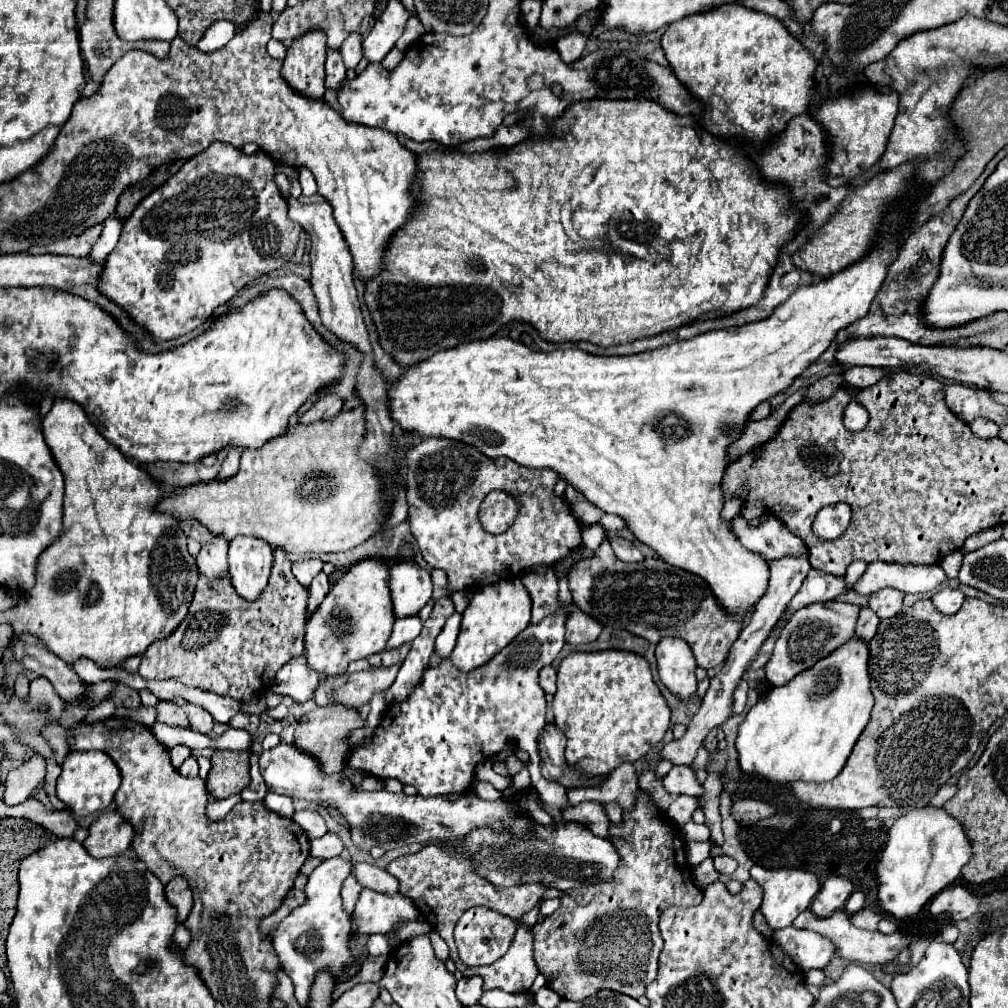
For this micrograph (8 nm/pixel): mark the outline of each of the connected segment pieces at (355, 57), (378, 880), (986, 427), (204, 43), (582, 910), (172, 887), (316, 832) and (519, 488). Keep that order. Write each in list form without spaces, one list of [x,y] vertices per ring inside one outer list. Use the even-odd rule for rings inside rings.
[[[351,34],[349,38],[345,38],[345,42],[343,42],[339,52],[341,52],[343,62],[345,62],[347,68],[355,68],[359,64],[359,60],[363,58],[361,40],[363,40],[363,36],[359,36],[359,34]]]
[[[369,862],[355,864],[353,872],[355,872],[355,876],[357,876],[357,880],[363,888],[371,888],[371,890],[377,890],[377,892],[387,894],[387,896],[401,894],[399,884],[395,882],[395,878],[387,870],[379,868],[375,864],[369,864]]]
[[[975,418],[969,426],[971,426],[973,434],[977,434],[981,438],[995,438],[997,432],[999,432],[999,426],[993,420],[987,420],[987,418]]]
[[[217,20],[203,34],[203,38],[197,44],[197,48],[203,50],[203,52],[213,52],[217,48],[223,48],[235,36],[235,32],[237,32],[237,24],[235,22],[231,22],[231,20]]]
[[[641,790],[635,810],[623,812],[623,816],[623,826],[613,824],[609,834],[609,842],[617,846],[623,862],[613,880],[569,890],[565,896],[561,896],[561,908],[547,916],[541,924],[535,924],[535,962],[539,972],[547,976],[551,990],[565,1000],[585,1000],[603,988],[617,990],[633,998],[643,996],[647,984],[655,980],[659,952],[663,950],[663,938],[657,926],[663,910],[669,906],[697,906],[703,898],[703,892],[693,884],[689,874],[691,870],[683,860],[685,842],[681,832],[649,806],[647,792]]]
[[[179,874],[175,876],[167,886],[165,886],[165,894],[167,900],[177,908],[179,922],[185,922],[185,918],[189,916],[189,910],[193,908],[193,890],[189,886],[189,882]]]
[[[301,810],[301,812],[295,812],[293,820],[307,832],[307,836],[323,836],[323,818],[319,812]]]
[[[425,438],[419,442],[405,458],[405,468],[411,534],[419,542],[419,550],[427,564],[447,572],[449,594],[463,588],[473,588],[477,584],[493,584],[499,580],[517,578],[517,572],[523,568],[539,564],[551,566],[581,544],[581,524],[571,514],[567,500],[555,494],[553,488],[557,484],[557,474],[553,474],[553,470],[529,470],[527,466],[517,466],[517,462],[511,458],[485,458],[485,454],[473,450],[473,446],[465,446],[463,442],[453,442],[447,438]],[[493,490],[505,490],[521,498],[519,516],[515,518],[513,526],[499,536],[489,536],[477,520],[479,504]]]

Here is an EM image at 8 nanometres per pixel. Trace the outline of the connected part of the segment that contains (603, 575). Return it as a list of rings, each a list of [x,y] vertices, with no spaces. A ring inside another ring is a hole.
[[[607,540],[593,558],[579,560],[571,566],[567,582],[573,604],[603,626],[623,628],[653,644],[663,636],[683,638],[703,668],[715,668],[725,662],[731,644],[745,624],[743,616],[733,616],[719,604],[703,578],[675,568],[661,558],[649,558],[637,564],[621,562]]]

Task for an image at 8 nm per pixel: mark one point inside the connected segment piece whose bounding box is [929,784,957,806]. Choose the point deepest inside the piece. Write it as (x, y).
(948, 790)

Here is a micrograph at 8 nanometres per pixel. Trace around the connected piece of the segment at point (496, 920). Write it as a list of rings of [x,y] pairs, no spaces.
[[[481,906],[467,910],[455,926],[455,944],[459,950],[459,958],[469,968],[493,964],[497,958],[505,954],[511,940],[513,940],[513,920],[505,918],[503,914],[497,914],[495,910],[485,910]]]

